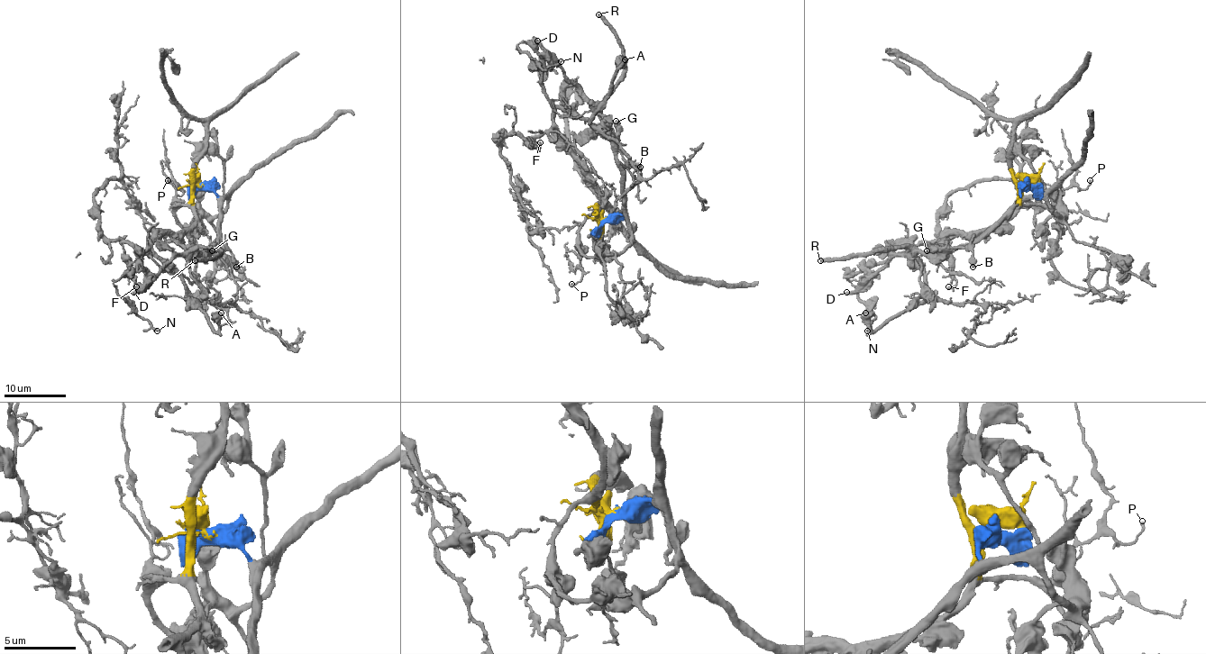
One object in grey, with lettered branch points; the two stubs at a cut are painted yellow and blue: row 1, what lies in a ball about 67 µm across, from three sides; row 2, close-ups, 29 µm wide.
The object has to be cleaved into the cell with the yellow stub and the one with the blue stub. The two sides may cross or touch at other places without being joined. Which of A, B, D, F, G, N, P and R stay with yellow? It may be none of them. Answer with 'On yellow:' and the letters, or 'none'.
On yellow: A, F, N, P

